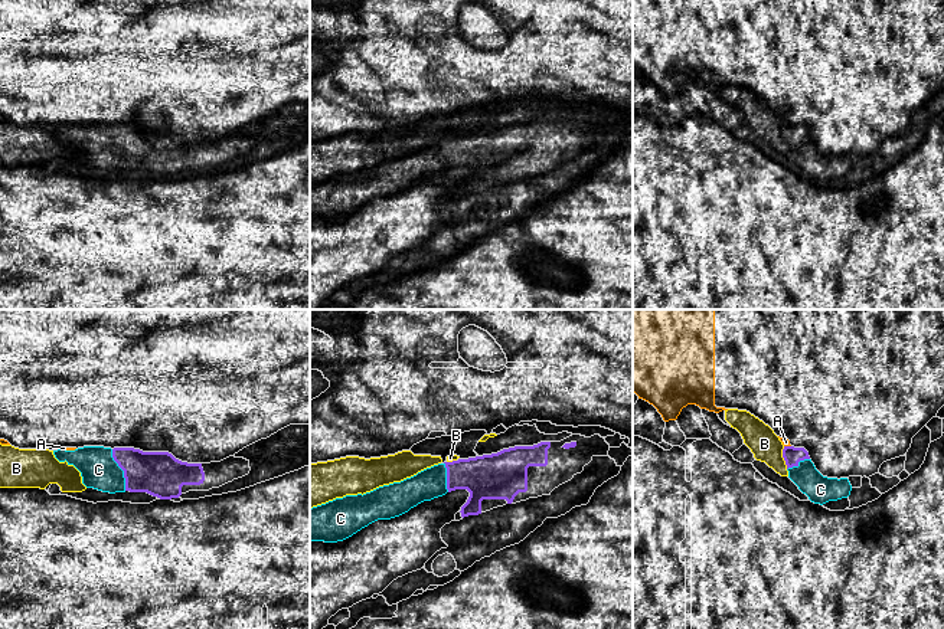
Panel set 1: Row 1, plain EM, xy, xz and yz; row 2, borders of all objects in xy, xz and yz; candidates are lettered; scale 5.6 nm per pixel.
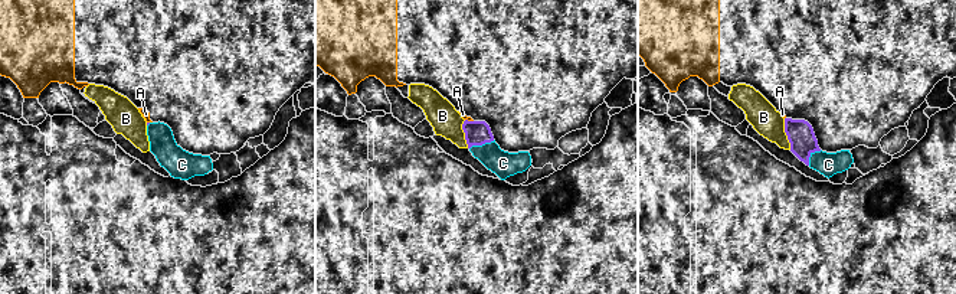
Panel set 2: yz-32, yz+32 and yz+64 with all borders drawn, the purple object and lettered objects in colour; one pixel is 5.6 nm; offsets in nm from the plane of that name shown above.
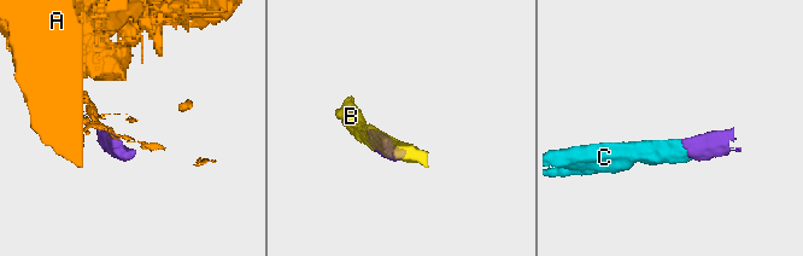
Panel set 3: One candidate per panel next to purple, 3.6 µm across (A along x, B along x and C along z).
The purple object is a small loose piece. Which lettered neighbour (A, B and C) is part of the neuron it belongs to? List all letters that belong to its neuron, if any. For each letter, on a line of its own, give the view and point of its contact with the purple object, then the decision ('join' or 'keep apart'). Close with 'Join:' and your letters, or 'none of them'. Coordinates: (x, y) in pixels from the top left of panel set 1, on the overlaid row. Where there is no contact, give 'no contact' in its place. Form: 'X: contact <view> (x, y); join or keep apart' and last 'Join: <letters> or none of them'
A: contact yz (787, 446); keep apart
B: contact yz (783, 456); keep apart
C: contact xy (121, 468); join
Join: C

